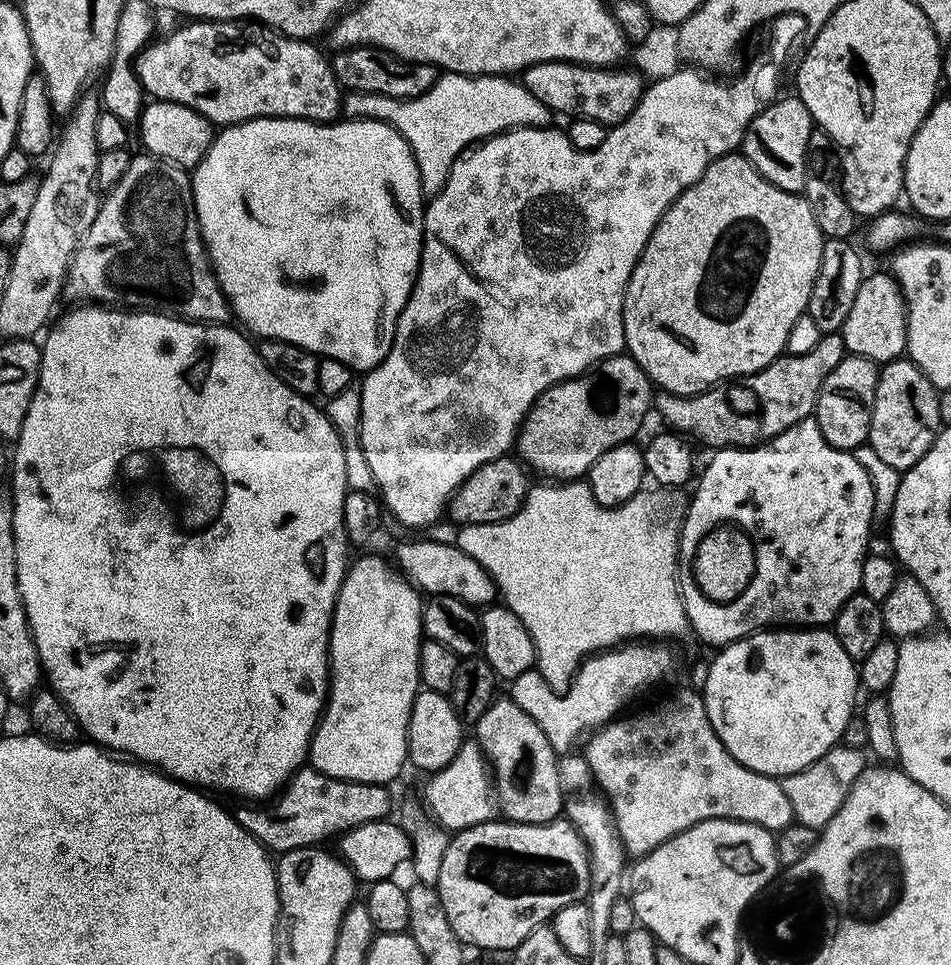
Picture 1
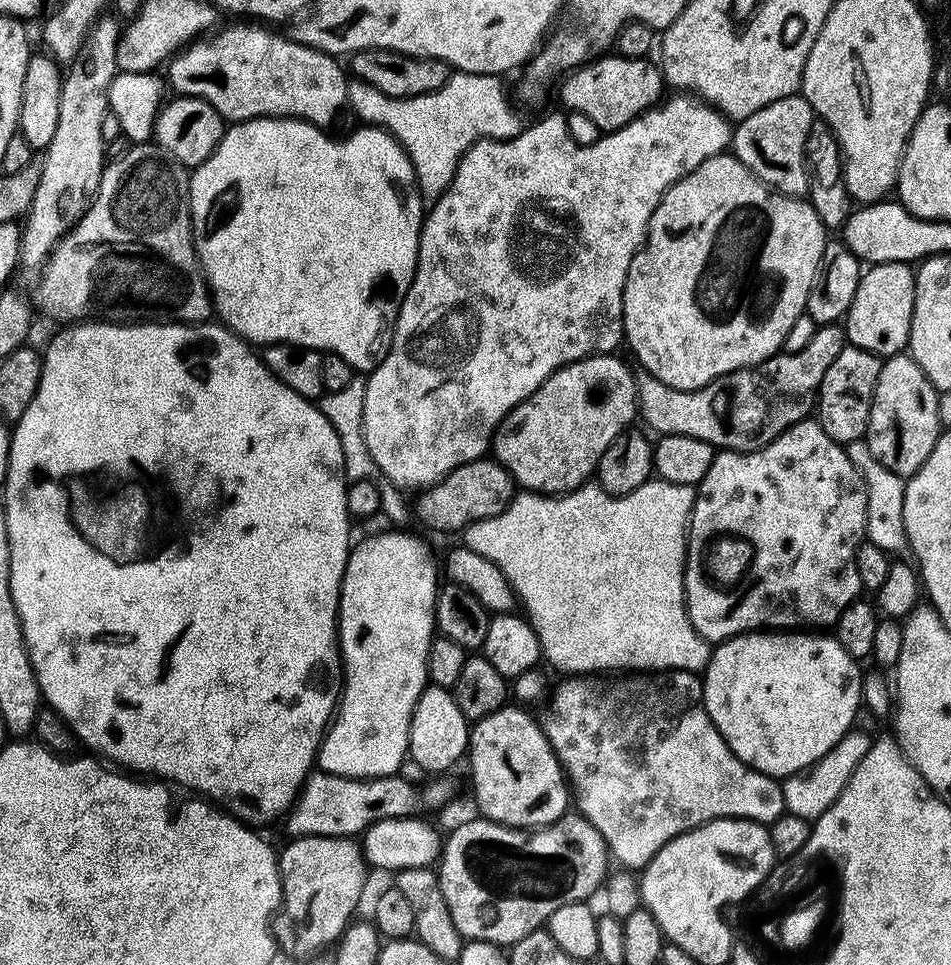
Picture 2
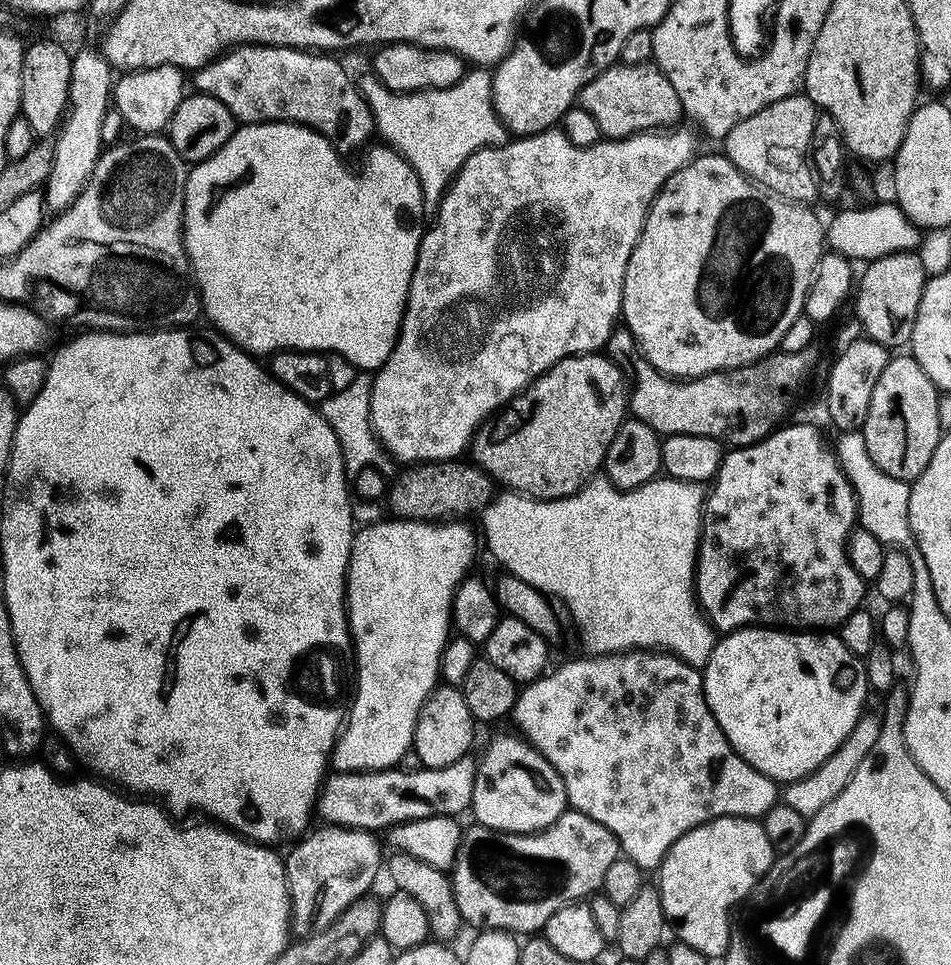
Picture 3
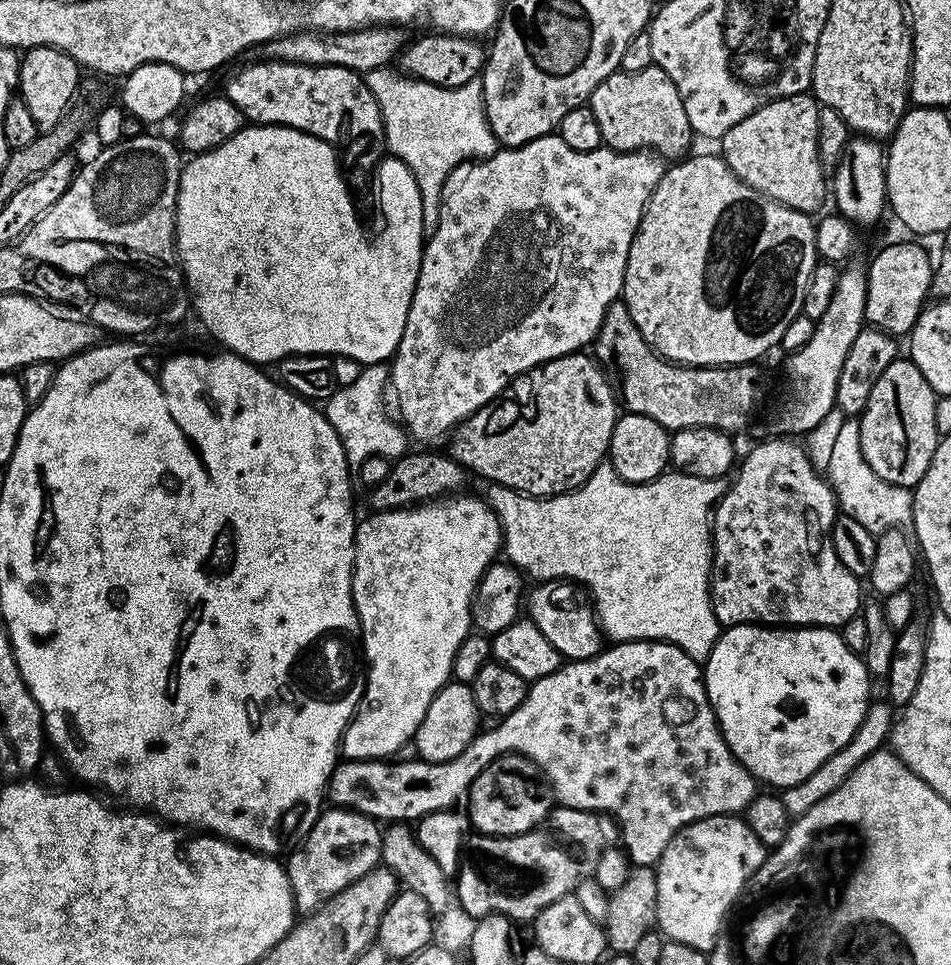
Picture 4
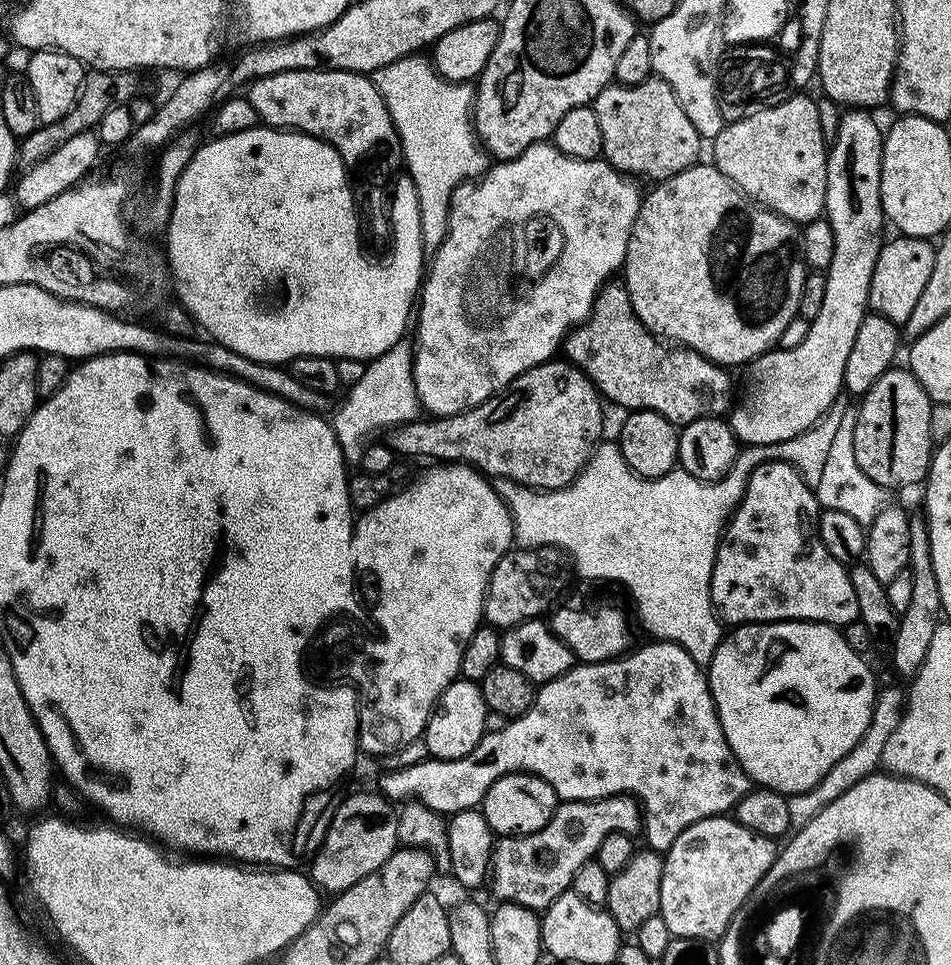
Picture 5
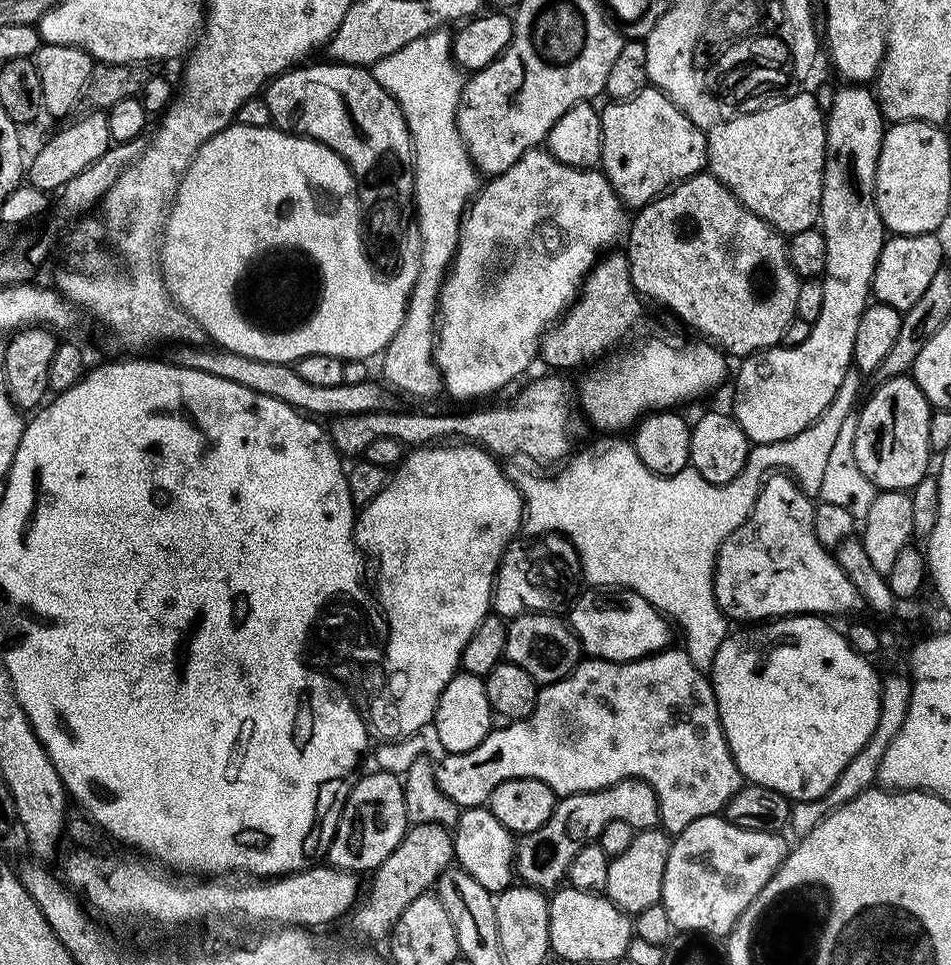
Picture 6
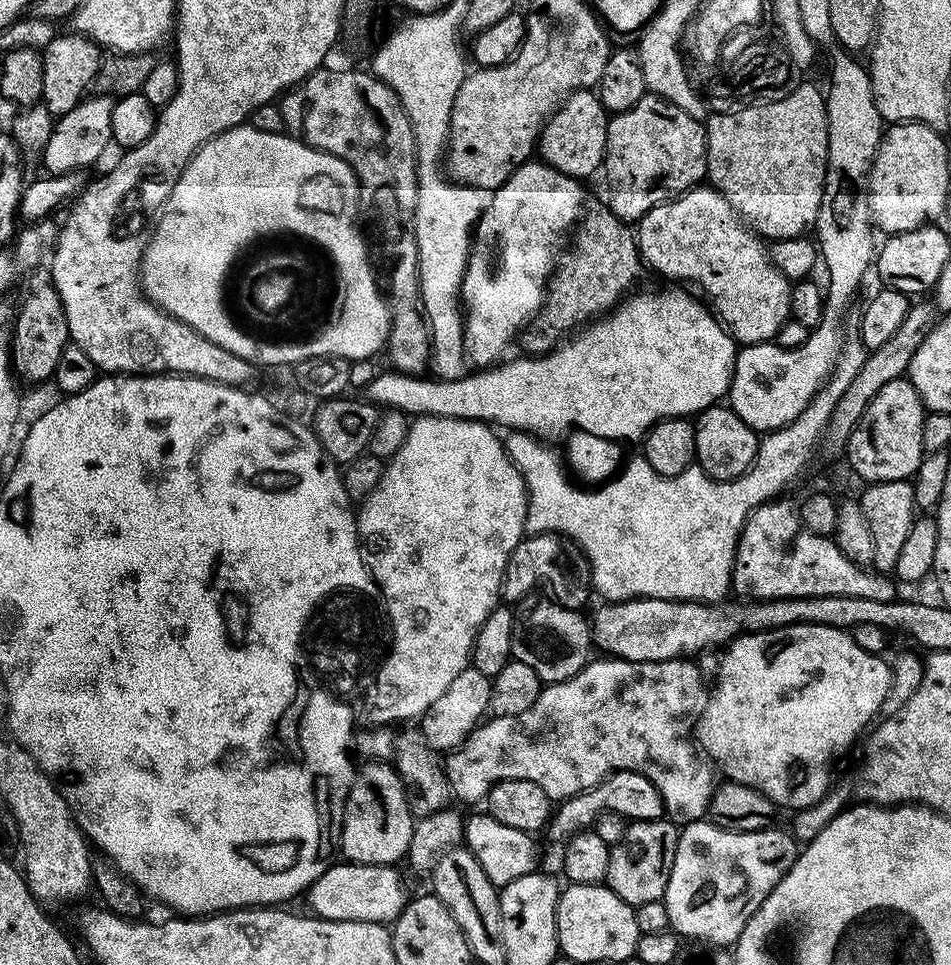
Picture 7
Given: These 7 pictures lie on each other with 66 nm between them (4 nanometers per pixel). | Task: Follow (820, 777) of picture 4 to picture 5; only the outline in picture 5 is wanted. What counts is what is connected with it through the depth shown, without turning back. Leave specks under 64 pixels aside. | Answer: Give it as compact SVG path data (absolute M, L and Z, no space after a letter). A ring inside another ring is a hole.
M888 686L885 689L883 687L877 693L875 706L872 708L870 726L867 727L866 734L859 740L854 750L835 763L824 775L822 782L818 782L818 786L788 797L790 822L793 829L804 828L806 822L810 822L810 818L818 818L818 814L822 814L822 810L826 810L826 806L830 806L830 802L834 802L834 798L841 797L846 790L850 790L850 787L854 786L855 782L860 782L862 778L872 775L879 769L882 750L885 749L890 735L894 734L894 730L897 729L903 713L905 698L902 688L900 690L894 686Z

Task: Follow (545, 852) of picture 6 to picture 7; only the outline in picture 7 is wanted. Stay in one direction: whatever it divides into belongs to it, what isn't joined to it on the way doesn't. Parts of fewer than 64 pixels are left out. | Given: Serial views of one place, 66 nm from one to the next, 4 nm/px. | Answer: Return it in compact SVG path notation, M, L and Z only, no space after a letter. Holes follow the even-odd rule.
M613 772L600 784L570 796L555 809L550 820L550 829L560 842L591 829L602 812L617 812L629 822L633 820L659 820L665 815L663 794L650 778L640 772Z

